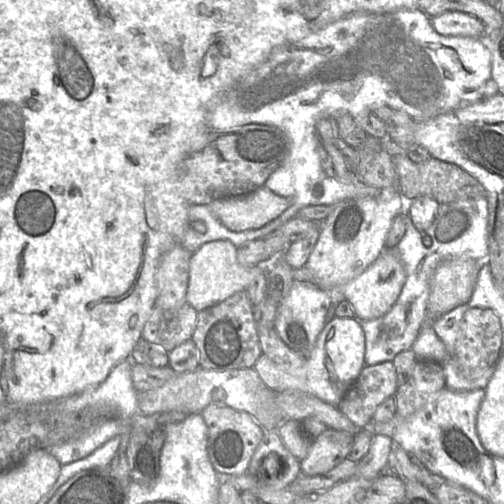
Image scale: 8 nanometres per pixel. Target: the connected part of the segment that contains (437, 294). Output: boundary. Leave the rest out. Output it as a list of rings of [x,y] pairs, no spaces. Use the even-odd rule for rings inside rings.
[[[467,258],[447,260],[435,270],[430,280],[426,308],[427,323],[466,303],[475,288],[481,262]]]

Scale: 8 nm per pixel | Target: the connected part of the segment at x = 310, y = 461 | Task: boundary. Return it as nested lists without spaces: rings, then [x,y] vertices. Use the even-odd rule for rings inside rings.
[[[328,429],[310,440],[308,454],[300,461],[301,473],[307,476],[324,474],[347,459],[353,445],[353,435]]]

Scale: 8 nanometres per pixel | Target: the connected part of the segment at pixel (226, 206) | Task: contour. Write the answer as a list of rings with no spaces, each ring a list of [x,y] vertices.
[[[264,185],[244,195],[213,200],[208,206],[212,214],[228,229],[245,231],[258,229],[274,220],[286,209],[286,200],[275,195]]]

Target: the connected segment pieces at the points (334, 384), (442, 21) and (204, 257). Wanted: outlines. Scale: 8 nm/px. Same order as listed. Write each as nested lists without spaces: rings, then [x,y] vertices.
[[[333,316],[319,334],[315,347],[305,362],[305,377],[288,373],[263,354],[258,358],[254,369],[264,384],[275,393],[301,392],[337,407],[365,366],[364,357],[365,336],[361,322],[356,317]]]
[[[449,11],[430,18],[435,31],[443,36],[461,36],[482,39],[486,33],[484,24],[475,16]]]
[[[227,240],[206,243],[197,249],[190,259],[189,280],[186,294],[187,303],[197,312],[203,311],[232,296],[246,291],[251,282],[260,274],[267,274],[273,258],[252,267],[241,265],[237,259],[237,247]]]

